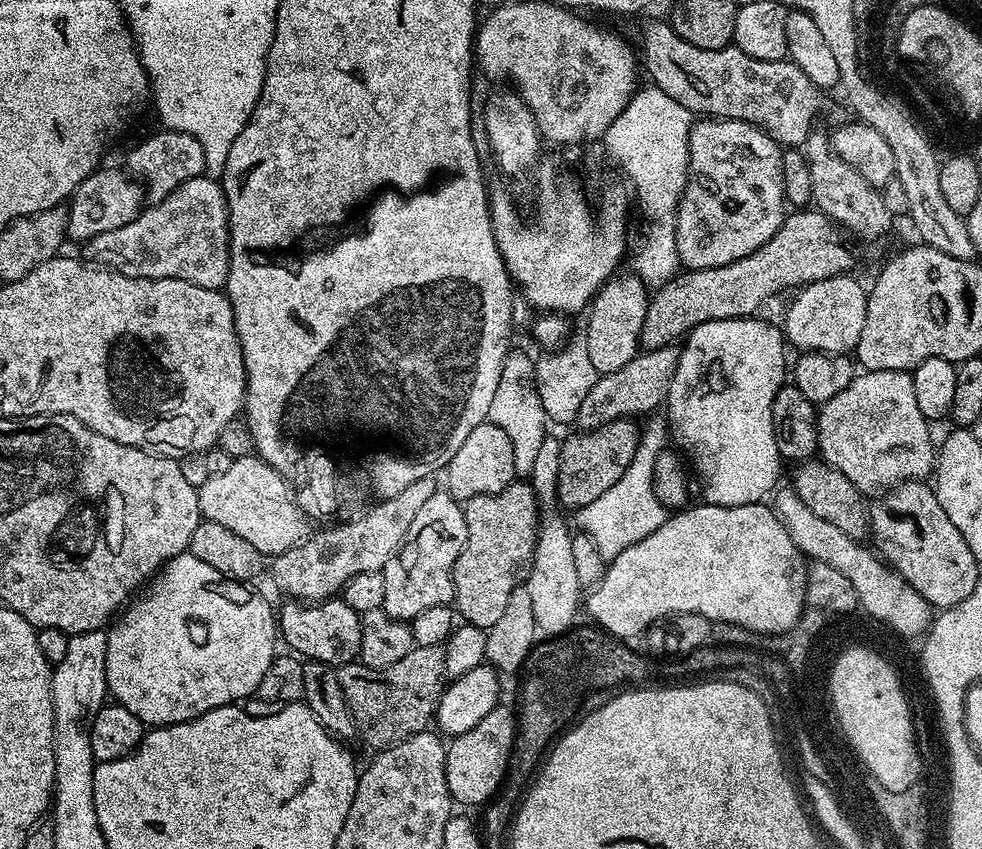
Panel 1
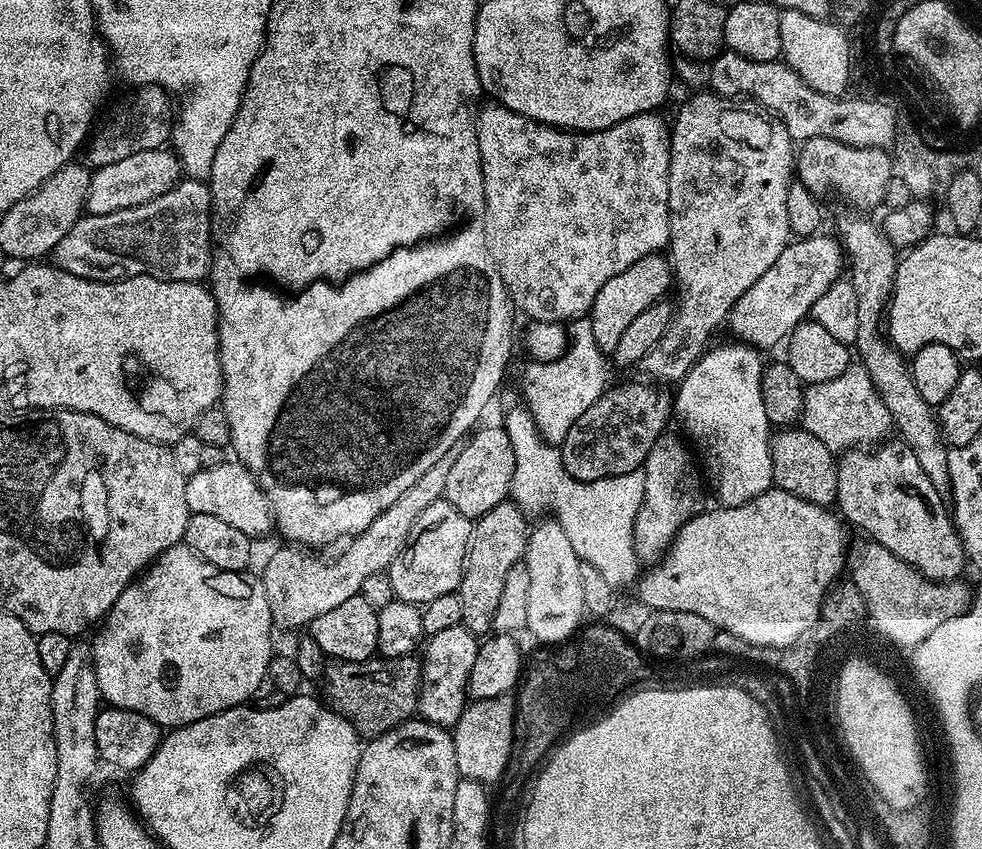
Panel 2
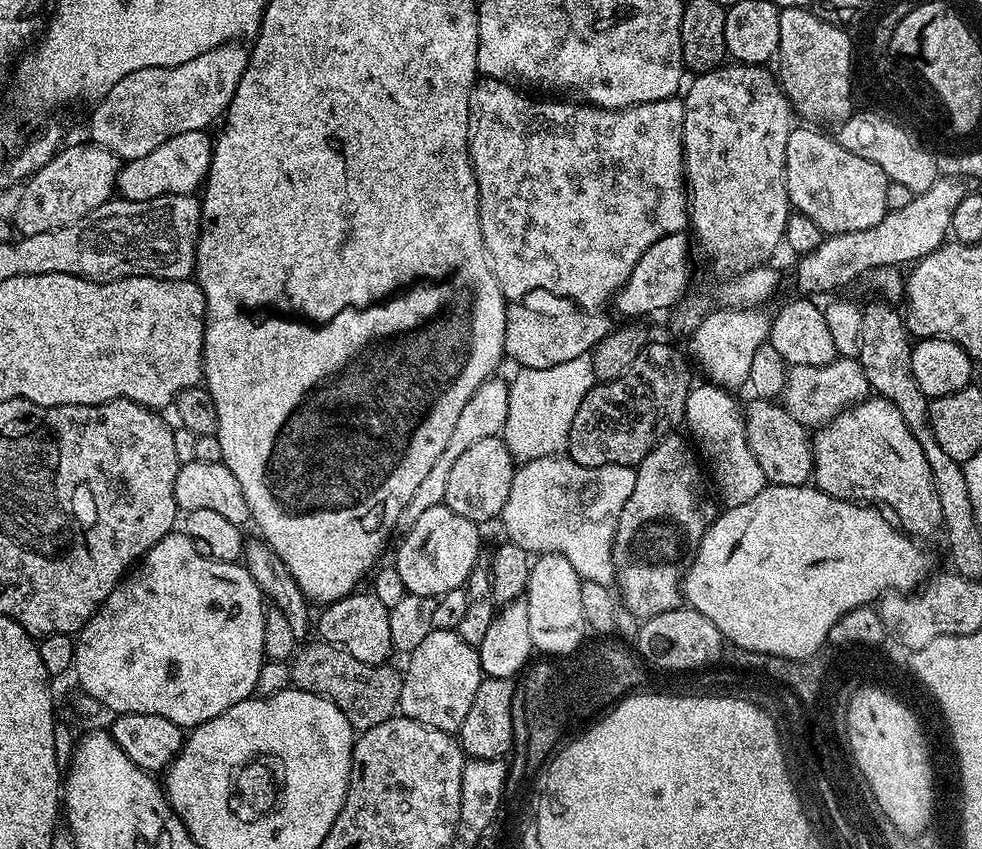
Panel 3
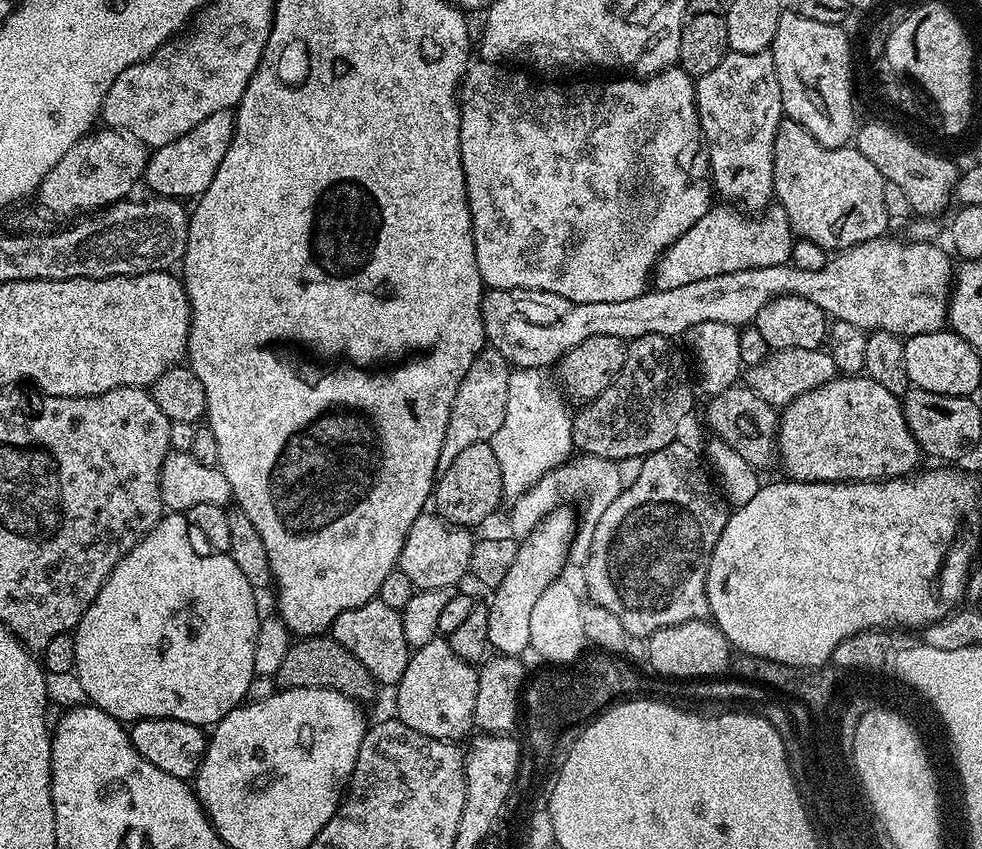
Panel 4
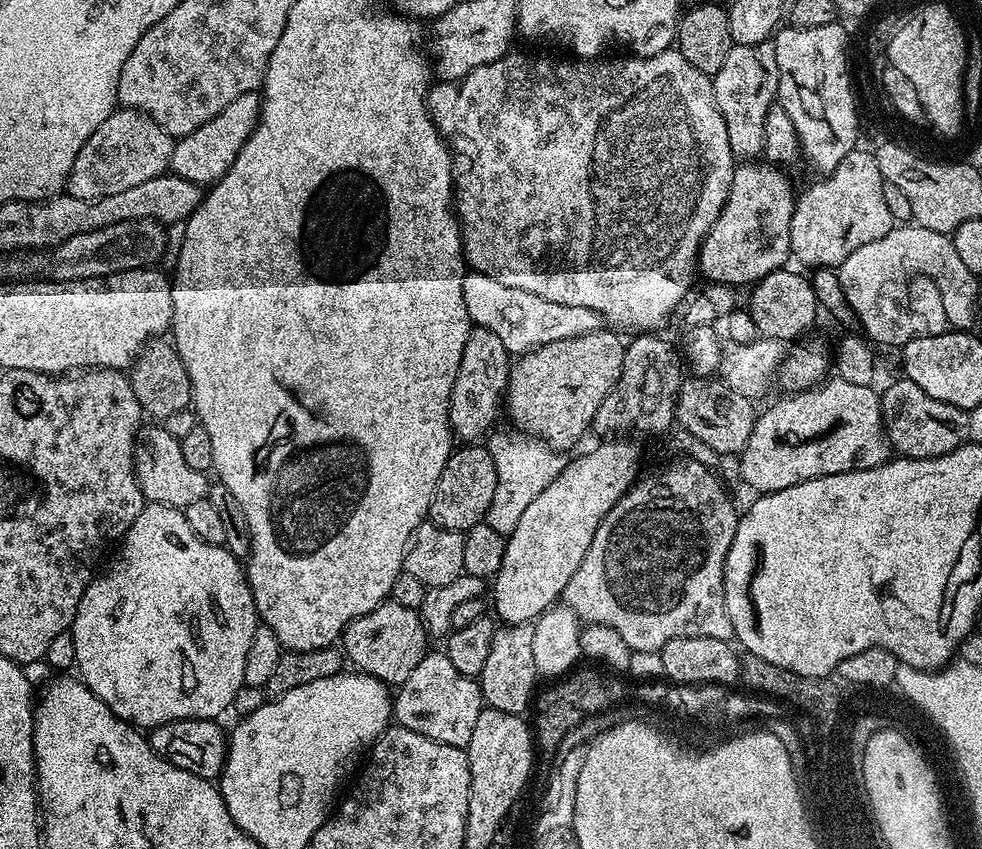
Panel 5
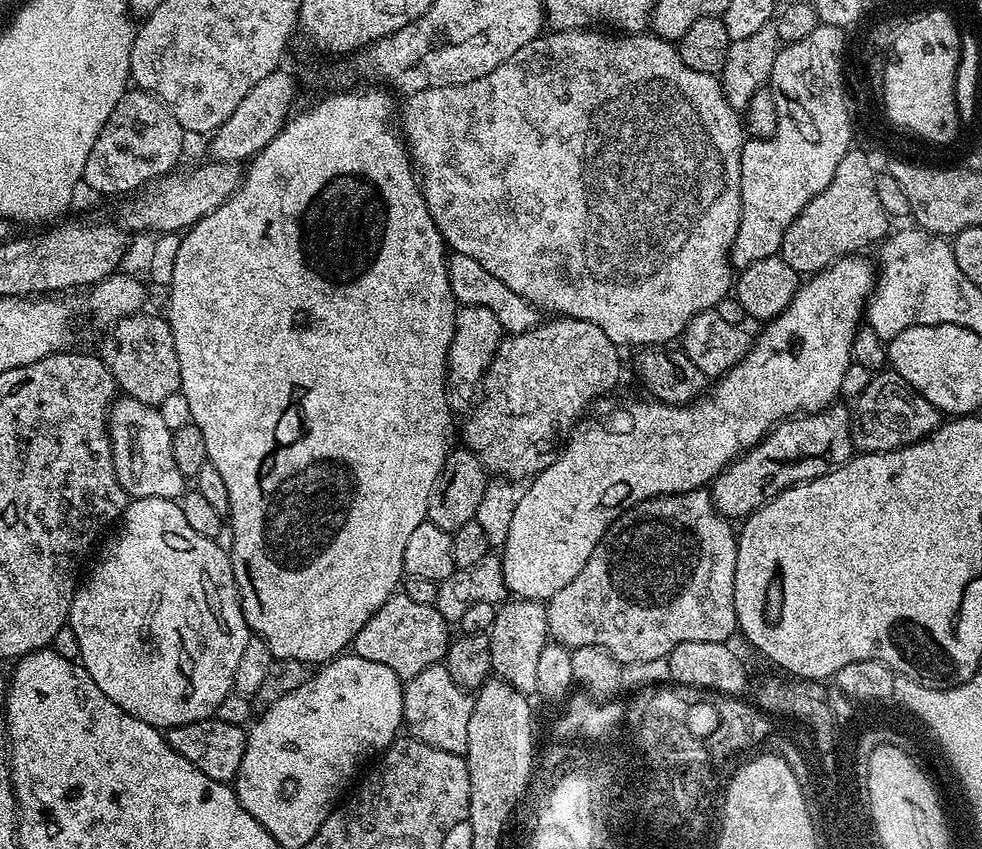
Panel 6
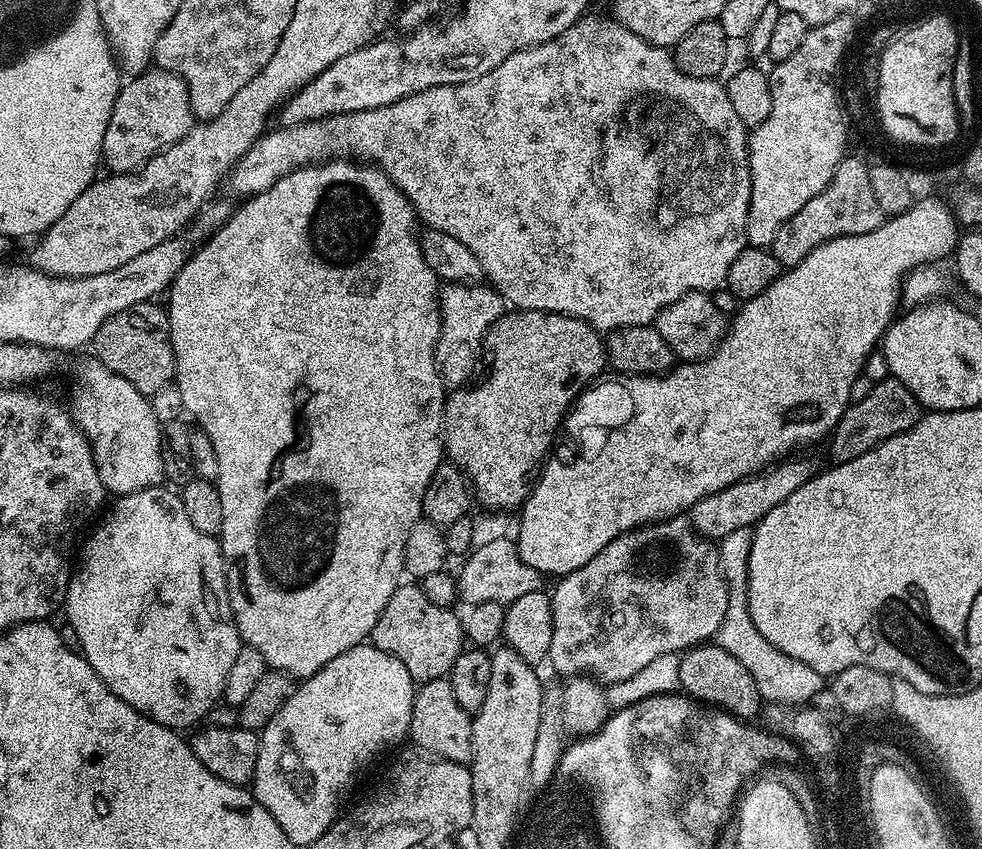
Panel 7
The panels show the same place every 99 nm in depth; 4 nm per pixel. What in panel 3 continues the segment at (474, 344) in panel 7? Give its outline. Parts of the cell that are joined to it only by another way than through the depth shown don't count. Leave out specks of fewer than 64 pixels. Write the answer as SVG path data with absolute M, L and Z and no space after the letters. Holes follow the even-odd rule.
M489 378L486 382L482 382L482 386L478 386L478 390L470 398L470 402L466 402L466 406L462 409L462 414L458 418L458 422L454 426L454 431L450 433L450 442L446 442L446 450L442 450L442 455L435 460L433 468L426 473L426 478L422 478L422 482L418 486L418 491L414 494L414 498L410 498L410 502L402 510L399 522L401 529L407 530L410 526L414 526L414 522L418 522L418 517L425 510L430 510L430 506L443 504L446 498L446 481L450 479L450 469L454 467L454 461L473 442L478 442L482 438L499 436L503 433L506 426L506 414L508 413L509 381L507 379L496 379Z

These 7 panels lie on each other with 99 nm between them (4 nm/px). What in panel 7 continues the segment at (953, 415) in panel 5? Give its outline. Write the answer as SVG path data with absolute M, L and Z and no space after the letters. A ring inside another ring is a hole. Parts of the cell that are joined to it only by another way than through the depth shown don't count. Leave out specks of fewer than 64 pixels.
M891 378L878 382L872 385L870 394L866 394L866 398L848 405L842 418L832 429L830 441L832 440L833 457L831 459L839 462L858 458L876 444L886 442L886 438L894 438L894 434L902 434L910 430L921 415L922 406L914 398L914 394L910 394L910 390L902 386L902 382Z

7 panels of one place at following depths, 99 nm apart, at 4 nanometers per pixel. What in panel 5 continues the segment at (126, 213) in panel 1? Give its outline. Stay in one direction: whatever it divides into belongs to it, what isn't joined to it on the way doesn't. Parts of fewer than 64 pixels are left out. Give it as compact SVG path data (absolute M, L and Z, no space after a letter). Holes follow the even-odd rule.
M259 91L242 94L242 98L234 98L234 102L230 102L222 114L214 114L206 126L198 126L198 130L179 137L172 146L171 175L181 176L201 186L211 186L221 180L256 129L260 120L261 99Z

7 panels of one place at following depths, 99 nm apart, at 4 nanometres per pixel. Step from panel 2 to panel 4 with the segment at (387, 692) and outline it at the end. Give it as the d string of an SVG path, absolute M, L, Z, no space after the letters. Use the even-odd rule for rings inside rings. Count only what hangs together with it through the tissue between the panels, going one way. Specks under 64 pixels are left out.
M328 634L305 636L289 643L286 658L282 658L282 666L278 666L274 679L281 689L329 688L338 690L357 702L374 699L378 691L370 670L366 670L366 666L362 666L362 662L358 662L358 658L354 658L354 654L346 650L346 646L342 646Z

